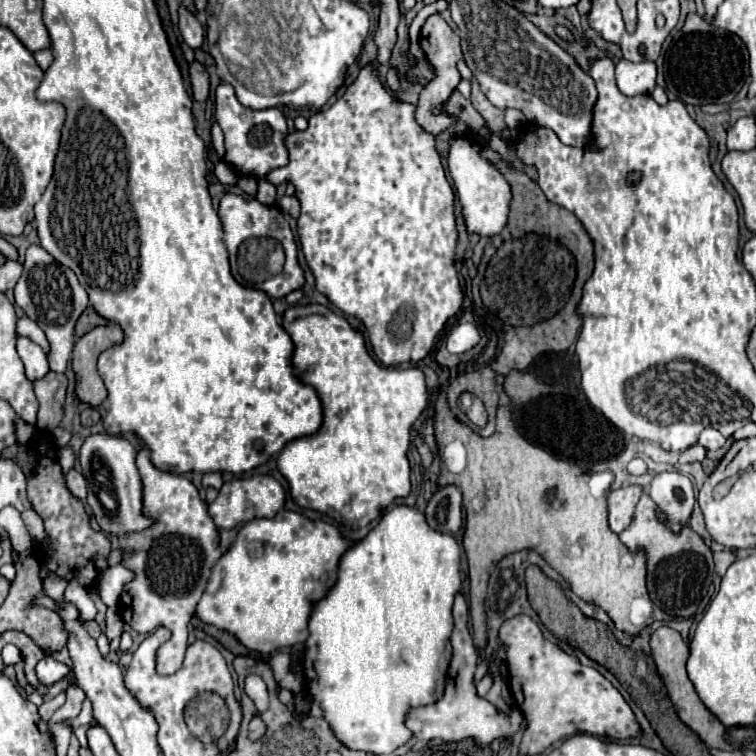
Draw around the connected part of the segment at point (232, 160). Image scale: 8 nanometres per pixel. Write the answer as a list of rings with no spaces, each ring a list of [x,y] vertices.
[[[222,83],[216,89],[216,121],[224,131],[226,141],[226,157],[224,161],[232,165],[242,175],[262,177],[276,167],[284,167],[288,163],[288,151],[284,147],[284,137],[288,135],[286,119],[280,109],[264,109],[252,111],[238,103],[232,85]]]

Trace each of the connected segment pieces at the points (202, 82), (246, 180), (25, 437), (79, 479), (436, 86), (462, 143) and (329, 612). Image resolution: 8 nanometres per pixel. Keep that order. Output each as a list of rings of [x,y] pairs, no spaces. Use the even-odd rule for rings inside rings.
[[[200,65],[198,69],[192,69],[192,75],[190,75],[190,81],[192,81],[192,95],[196,101],[206,101],[208,95],[210,95],[210,77],[208,77],[208,71]]]
[[[242,176],[237,182],[237,186],[245,194],[249,196],[256,196],[258,184],[255,178]]]
[[[18,419],[16,421],[16,437],[18,437],[18,443],[22,443],[22,445],[26,445],[32,437],[34,437],[34,427],[30,427],[30,425],[26,425],[22,419]]]
[[[70,469],[70,471],[66,473],[66,485],[68,485],[68,489],[70,489],[80,501],[86,501],[86,481],[84,481],[84,477],[82,477],[80,471]]]
[[[430,15],[420,31],[420,45],[422,45],[422,51],[430,63],[430,67],[434,69],[434,79],[422,89],[420,93],[420,101],[416,105],[416,121],[418,124],[432,133],[432,135],[438,135],[442,133],[444,129],[448,129],[456,117],[448,115],[446,112],[440,115],[432,114],[432,109],[438,107],[438,105],[444,105],[452,95],[452,91],[458,87],[460,83],[460,73],[456,69],[456,63],[462,59],[462,49],[460,49],[460,37],[456,31],[450,29],[450,25],[440,17],[440,15]]]
[[[472,137],[454,139],[450,155],[448,155],[448,169],[450,177],[456,187],[458,201],[462,205],[464,223],[470,235],[478,237],[492,237],[498,235],[508,219],[508,205],[510,205],[510,189],[502,173],[480,155],[480,147],[472,141]]]
[[[406,505],[390,509],[362,541],[342,555],[336,585],[310,615],[302,668],[307,692],[322,707],[326,723],[344,747],[388,755],[414,737],[404,723],[408,711],[435,703],[444,693],[445,684],[436,681],[436,669],[454,629],[452,603],[460,583],[456,539],[430,529],[424,513]]]

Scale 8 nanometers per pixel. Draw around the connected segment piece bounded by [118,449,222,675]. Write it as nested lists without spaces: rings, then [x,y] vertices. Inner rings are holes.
[[[148,449],[138,453],[136,465],[142,479],[142,511],[146,517],[154,519],[154,525],[118,539],[122,565],[134,573],[134,579],[122,589],[118,611],[122,621],[138,633],[150,633],[156,627],[168,627],[172,631],[172,639],[165,644],[165,648],[163,646],[164,656],[156,656],[157,673],[172,675],[182,667],[188,647],[186,627],[212,575],[214,563],[222,557],[220,535],[218,527],[208,515],[206,501],[200,499],[192,481],[158,471],[148,457]],[[142,549],[146,557],[150,555],[156,559],[156,567],[146,567],[146,563],[142,567]]]

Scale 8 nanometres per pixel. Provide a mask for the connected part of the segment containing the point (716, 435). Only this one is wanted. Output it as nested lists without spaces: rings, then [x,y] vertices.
[[[708,427],[708,429],[704,429],[702,431],[702,435],[700,435],[700,441],[698,441],[702,447],[706,447],[708,451],[712,451],[712,449],[718,449],[718,447],[722,447],[724,443],[726,443],[726,439],[720,435],[720,431],[716,431],[716,429],[712,429],[712,427]]]

